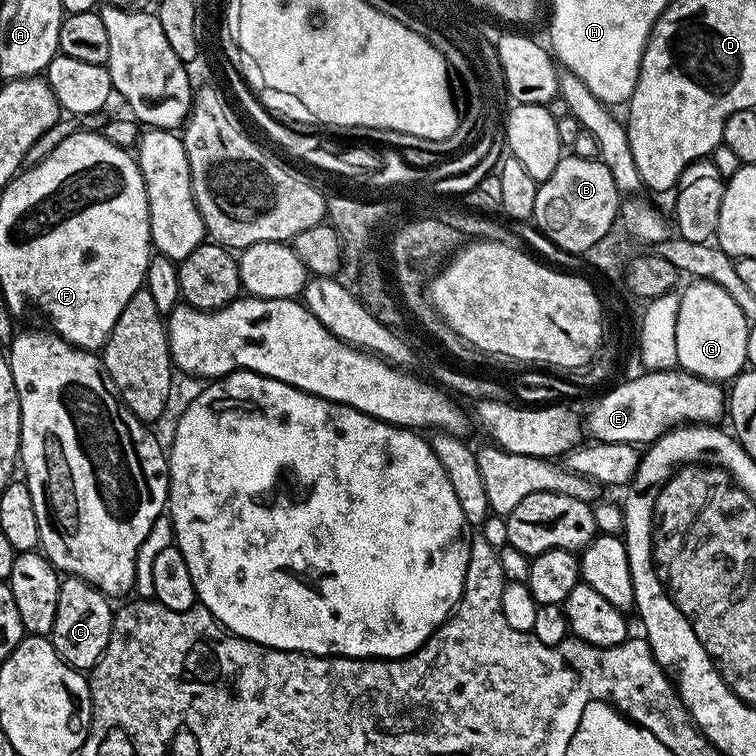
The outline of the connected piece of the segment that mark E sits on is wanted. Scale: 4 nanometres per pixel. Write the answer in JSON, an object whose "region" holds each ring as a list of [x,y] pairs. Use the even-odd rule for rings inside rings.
{"region":[[[675,368],[670,371],[643,371],[640,376],[630,378],[608,391],[586,416],[586,430],[589,437],[604,443],[626,443],[646,446],[672,427],[685,423],[715,423],[726,412],[725,389],[715,381],[704,380],[692,372]]]}

